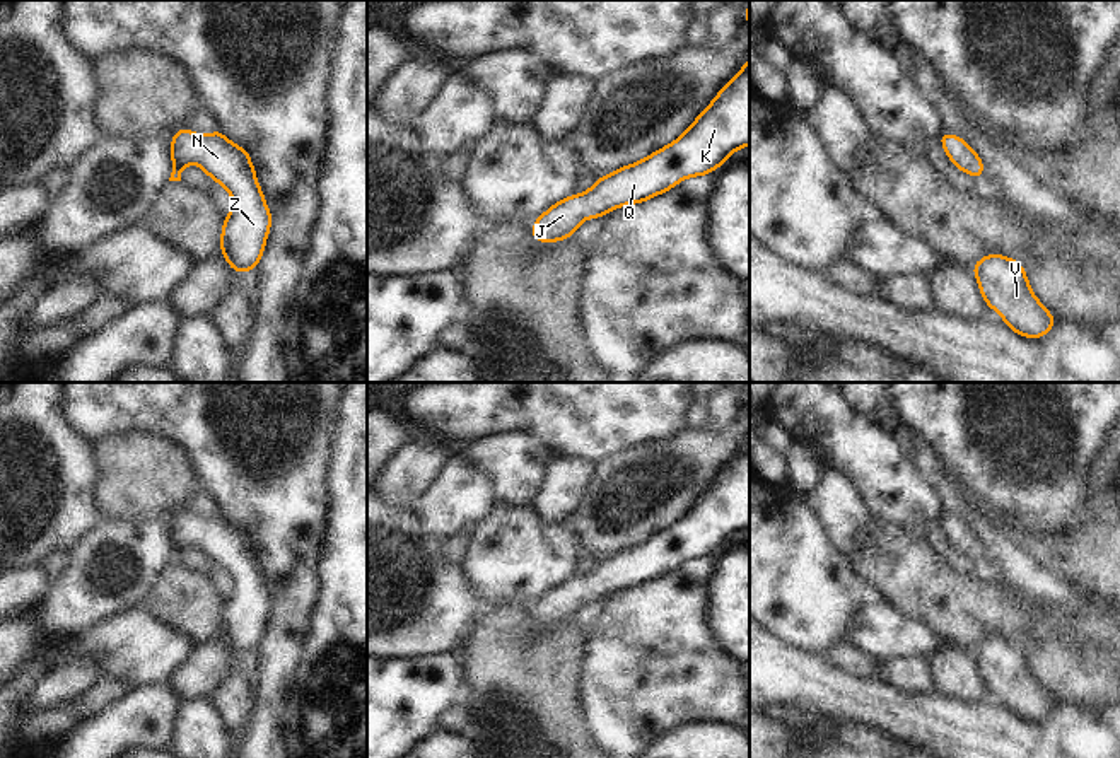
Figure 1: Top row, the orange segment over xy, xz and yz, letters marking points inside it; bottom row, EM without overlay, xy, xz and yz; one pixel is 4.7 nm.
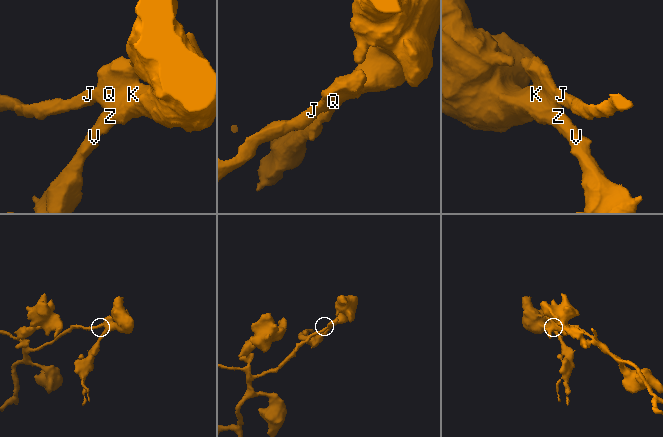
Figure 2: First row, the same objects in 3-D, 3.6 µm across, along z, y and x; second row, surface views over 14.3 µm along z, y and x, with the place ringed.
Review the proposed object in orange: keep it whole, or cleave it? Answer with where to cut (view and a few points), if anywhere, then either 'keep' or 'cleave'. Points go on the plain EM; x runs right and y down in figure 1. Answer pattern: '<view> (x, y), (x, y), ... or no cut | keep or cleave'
no cut | keep

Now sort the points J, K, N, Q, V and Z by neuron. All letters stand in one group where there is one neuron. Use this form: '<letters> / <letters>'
J K N Q V Z

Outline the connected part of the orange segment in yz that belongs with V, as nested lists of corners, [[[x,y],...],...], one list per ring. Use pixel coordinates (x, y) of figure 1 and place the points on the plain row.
[[[987,637],[971,649],[987,690],[995,691],[1016,717],[1041,720],[1057,705],[1028,668],[1024,649],[1002,637]]]

